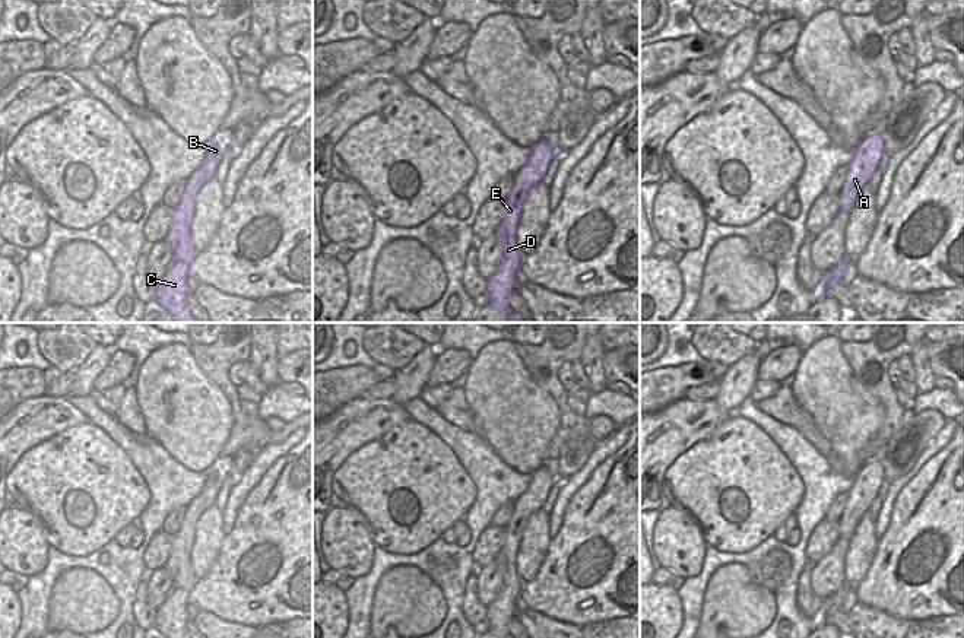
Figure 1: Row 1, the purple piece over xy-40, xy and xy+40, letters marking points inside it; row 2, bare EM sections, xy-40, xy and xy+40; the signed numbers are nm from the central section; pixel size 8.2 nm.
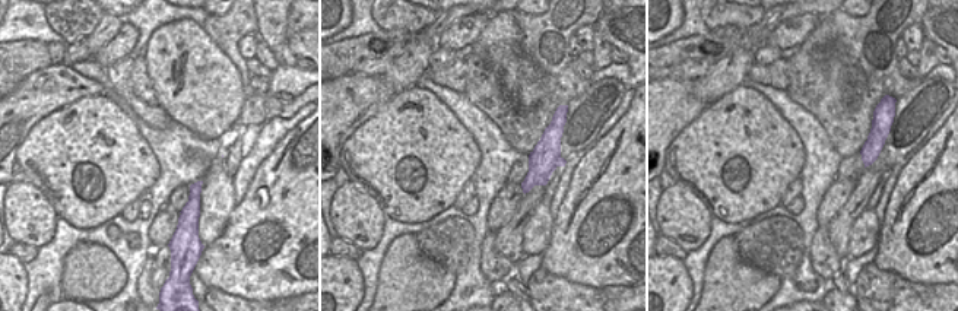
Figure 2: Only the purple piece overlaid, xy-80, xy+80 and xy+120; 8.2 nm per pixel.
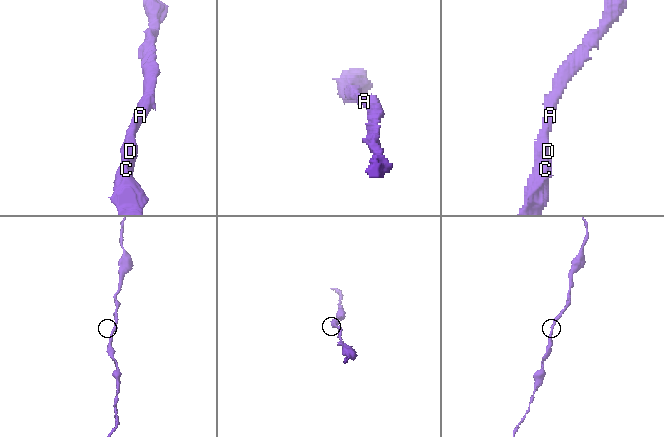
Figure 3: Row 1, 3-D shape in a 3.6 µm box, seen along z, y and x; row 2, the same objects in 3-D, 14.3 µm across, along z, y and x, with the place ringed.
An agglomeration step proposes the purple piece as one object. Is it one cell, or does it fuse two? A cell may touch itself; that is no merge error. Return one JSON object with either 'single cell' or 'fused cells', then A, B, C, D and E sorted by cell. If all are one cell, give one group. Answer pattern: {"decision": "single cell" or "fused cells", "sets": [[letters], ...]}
{"decision": "single cell", "sets": [["A", "B", "C", "D", "E"]]}

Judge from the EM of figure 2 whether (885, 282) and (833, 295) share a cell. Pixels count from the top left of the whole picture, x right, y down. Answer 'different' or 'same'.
different

